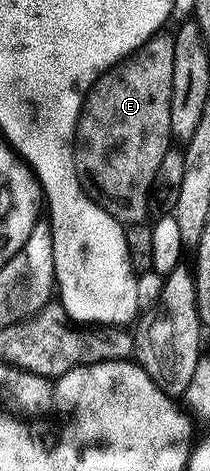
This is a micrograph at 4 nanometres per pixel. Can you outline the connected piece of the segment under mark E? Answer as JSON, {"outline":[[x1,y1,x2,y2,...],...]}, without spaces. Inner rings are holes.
{"outline":[[164,34,153,35,127,59,96,78,76,123,78,181,91,199,125,225,149,218,154,177,173,138,170,101,175,41,171,34]]}

